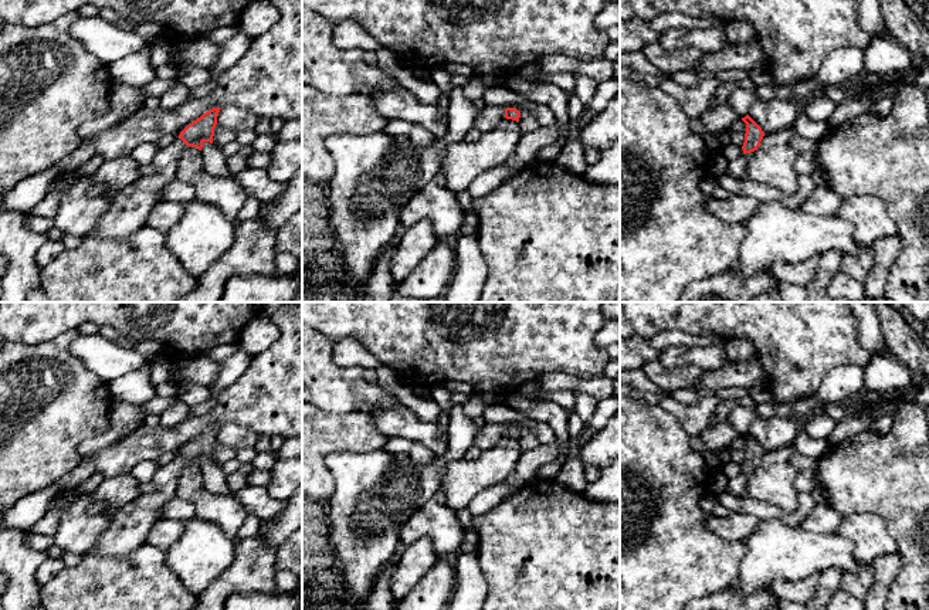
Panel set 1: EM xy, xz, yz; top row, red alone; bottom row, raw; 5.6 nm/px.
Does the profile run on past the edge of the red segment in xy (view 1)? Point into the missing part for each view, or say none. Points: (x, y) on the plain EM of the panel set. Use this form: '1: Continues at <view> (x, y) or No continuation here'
1: Continues at xy (128, 529)

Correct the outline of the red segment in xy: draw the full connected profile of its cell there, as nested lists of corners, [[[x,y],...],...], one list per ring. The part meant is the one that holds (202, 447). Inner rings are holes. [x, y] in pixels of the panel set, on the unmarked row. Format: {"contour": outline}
{"contour": [[[213,426],[203,431],[180,450],[177,458],[159,468],[152,479],[155,491],[140,494],[116,509],[89,552],[99,556],[122,558],[145,545],[152,526],[159,519],[160,509],[176,497],[177,481],[184,465],[193,464],[201,468],[204,460],[213,461],[220,427]]]}

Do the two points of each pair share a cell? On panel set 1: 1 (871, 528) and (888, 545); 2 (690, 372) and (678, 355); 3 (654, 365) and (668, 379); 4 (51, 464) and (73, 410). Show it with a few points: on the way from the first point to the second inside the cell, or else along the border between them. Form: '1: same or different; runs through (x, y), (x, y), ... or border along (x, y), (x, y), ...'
1: same; runs through (875, 532), (884, 541)
2: different; border along (658, 358), (667, 366), (698, 366), (704, 370)
3: same; runs through (657, 368), (665, 376)
4: same; runs through (51, 451), (51, 431), (60, 423)

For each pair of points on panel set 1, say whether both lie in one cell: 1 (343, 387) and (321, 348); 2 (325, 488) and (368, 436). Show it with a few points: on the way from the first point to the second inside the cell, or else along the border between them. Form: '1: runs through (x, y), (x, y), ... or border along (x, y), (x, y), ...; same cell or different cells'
1: runs through (334, 378), (321, 365), (321, 358); same cell
2: runs through (319, 468), (319, 456), (339, 436), (348, 436); same cell

